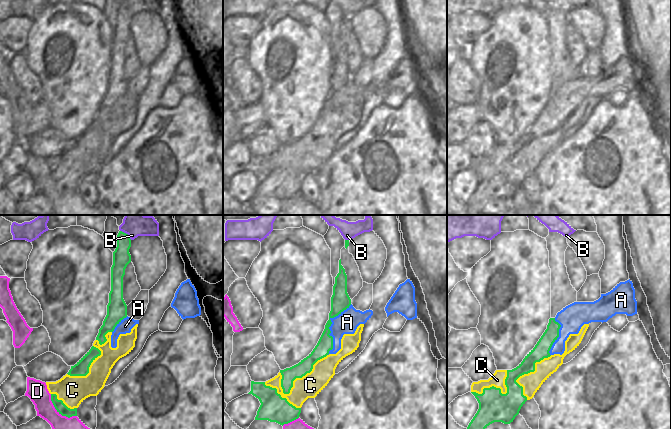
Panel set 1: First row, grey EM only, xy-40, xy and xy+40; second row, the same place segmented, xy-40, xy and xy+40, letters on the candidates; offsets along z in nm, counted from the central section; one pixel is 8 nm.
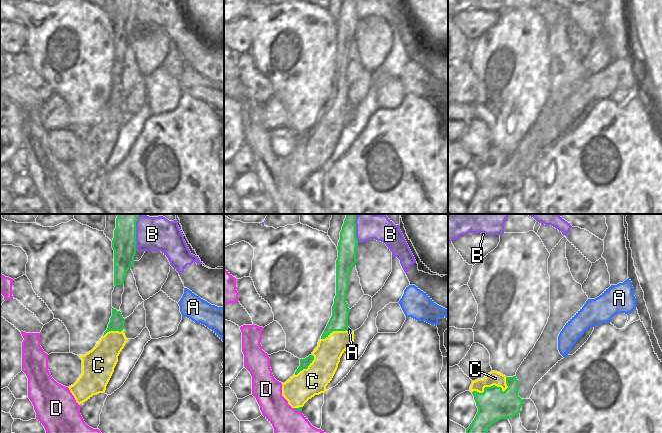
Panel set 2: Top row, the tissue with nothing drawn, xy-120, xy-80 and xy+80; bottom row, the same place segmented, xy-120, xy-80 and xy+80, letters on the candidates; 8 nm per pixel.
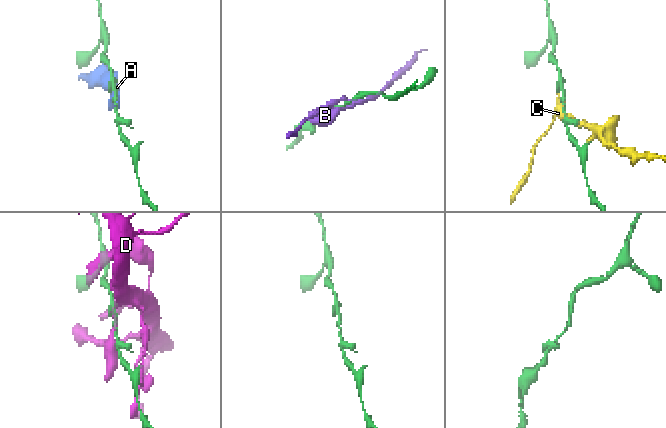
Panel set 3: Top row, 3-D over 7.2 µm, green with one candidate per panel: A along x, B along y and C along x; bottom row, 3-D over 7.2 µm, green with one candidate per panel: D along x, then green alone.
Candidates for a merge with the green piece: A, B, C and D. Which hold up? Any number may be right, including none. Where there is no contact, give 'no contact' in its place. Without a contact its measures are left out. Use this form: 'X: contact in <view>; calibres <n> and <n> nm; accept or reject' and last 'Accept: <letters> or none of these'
A: contact in xy; calibres 160 and 180 nm; reject
B: contact in xy-40; calibres 140 and 110 nm; reject
C: contact in xy; calibres 120 and 180 nm; reject
D: contact in xy-40; calibres 80 and 300 nm; reject
Accept: none of these

